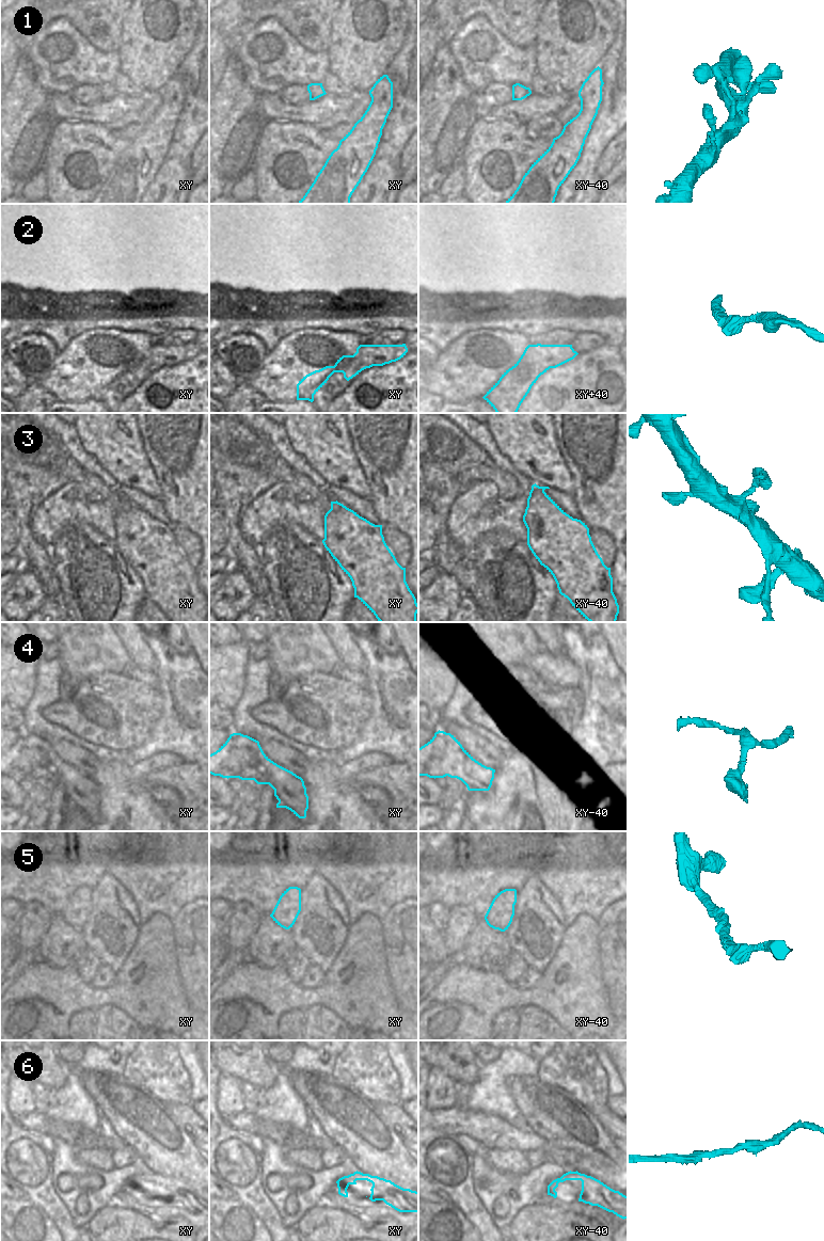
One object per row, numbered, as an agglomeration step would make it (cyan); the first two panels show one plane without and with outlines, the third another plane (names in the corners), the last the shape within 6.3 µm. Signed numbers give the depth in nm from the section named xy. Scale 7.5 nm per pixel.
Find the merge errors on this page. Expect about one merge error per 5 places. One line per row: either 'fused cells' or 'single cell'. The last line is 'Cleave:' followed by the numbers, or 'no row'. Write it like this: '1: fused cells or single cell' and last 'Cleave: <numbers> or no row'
1: single cell
2: single cell
3: single cell
4: single cell
5: single cell
6: single cell
Cleave: no row

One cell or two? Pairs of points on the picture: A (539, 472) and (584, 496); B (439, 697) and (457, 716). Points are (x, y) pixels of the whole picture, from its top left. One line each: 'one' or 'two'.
A: two
B: two

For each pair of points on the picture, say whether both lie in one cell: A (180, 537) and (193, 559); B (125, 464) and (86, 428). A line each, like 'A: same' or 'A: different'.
A: same
B: same

